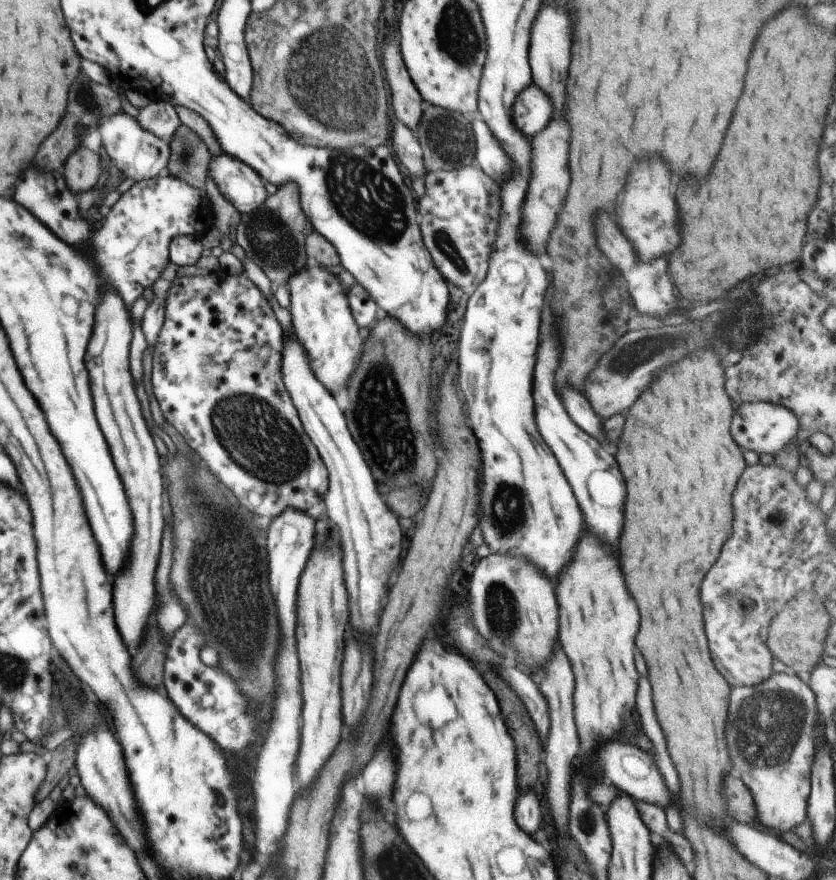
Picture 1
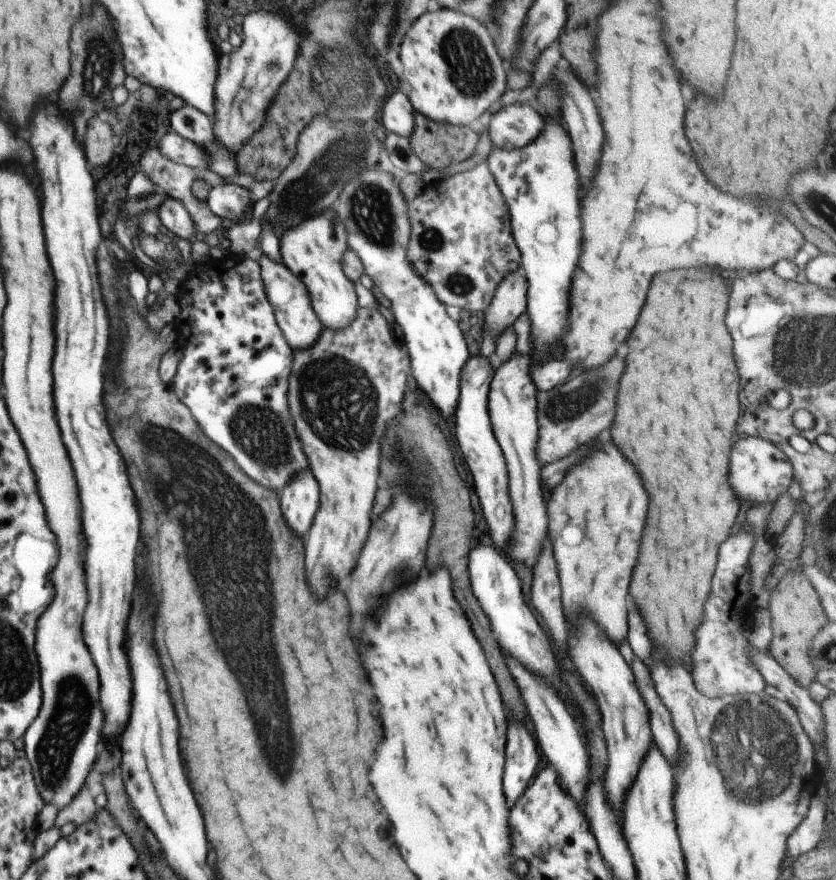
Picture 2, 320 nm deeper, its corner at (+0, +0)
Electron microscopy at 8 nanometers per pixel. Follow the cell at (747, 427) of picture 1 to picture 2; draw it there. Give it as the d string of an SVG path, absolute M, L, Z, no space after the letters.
M744 437L734 444L730 454L730 486L741 505L745 502L751 507L774 505L778 497L790 488L793 478L791 462L774 443L760 437Z

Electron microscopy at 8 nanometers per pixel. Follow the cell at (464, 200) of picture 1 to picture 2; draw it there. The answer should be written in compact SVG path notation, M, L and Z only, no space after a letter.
M486 162L442 182L426 183L421 193L407 204L407 215L411 226L407 259L418 276L432 287L443 305L458 306L470 312L485 312L497 286L506 275L518 271L521 266L521 254L512 234L508 205Z

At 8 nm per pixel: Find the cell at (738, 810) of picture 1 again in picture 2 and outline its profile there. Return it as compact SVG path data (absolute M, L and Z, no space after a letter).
M634 658L634 662L631 662L631 669L634 670L636 686L649 712L653 742L671 762L671 766L675 770L678 766L679 746L670 711L660 700L648 668L638 658Z

